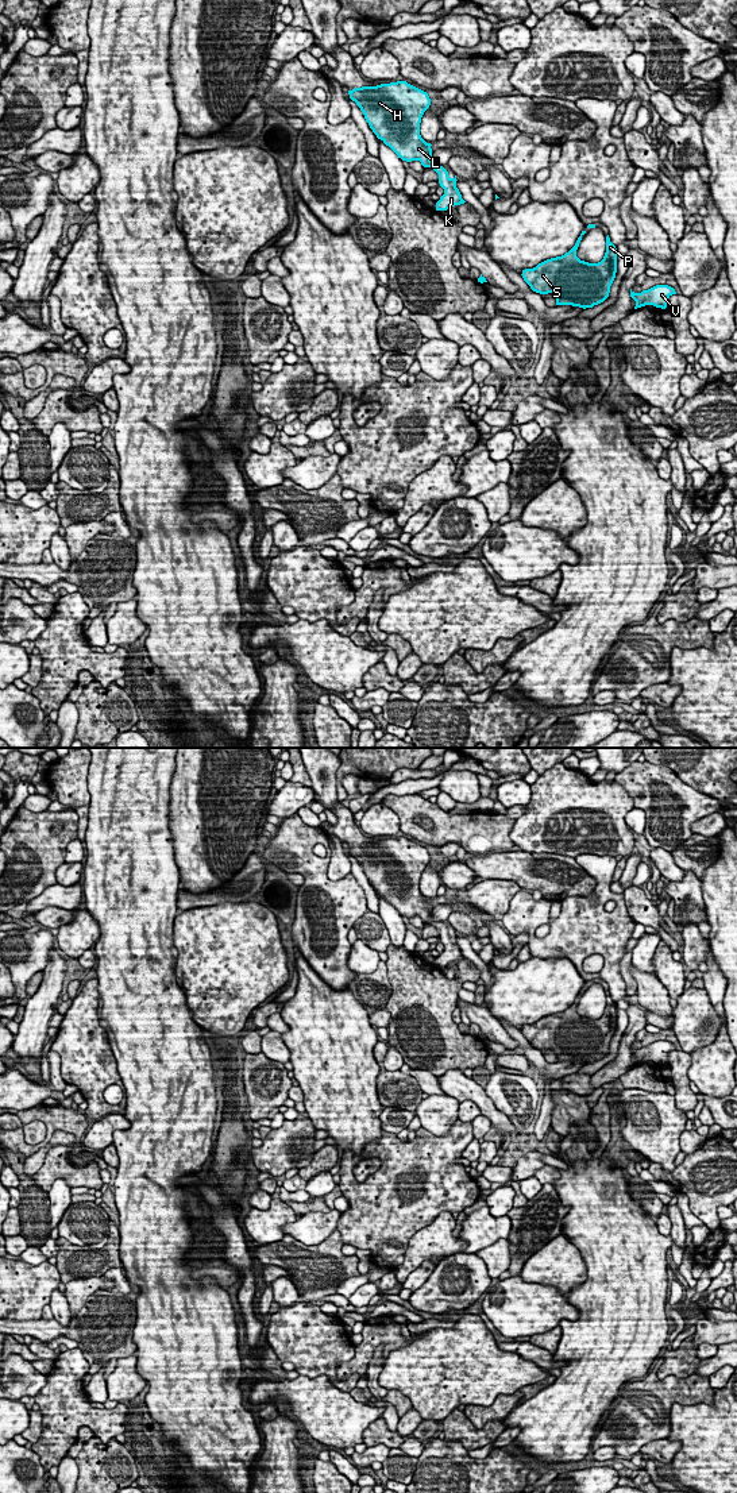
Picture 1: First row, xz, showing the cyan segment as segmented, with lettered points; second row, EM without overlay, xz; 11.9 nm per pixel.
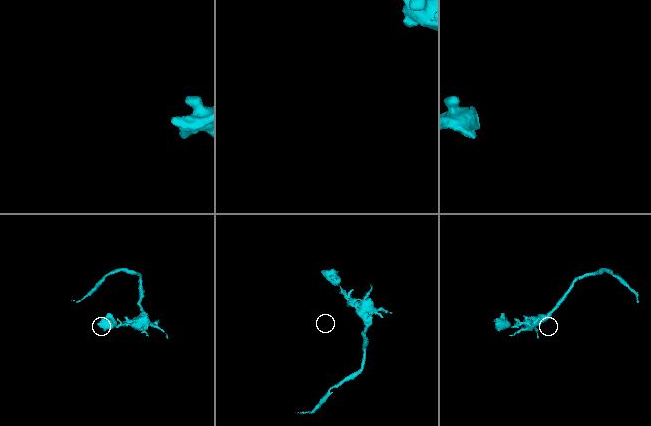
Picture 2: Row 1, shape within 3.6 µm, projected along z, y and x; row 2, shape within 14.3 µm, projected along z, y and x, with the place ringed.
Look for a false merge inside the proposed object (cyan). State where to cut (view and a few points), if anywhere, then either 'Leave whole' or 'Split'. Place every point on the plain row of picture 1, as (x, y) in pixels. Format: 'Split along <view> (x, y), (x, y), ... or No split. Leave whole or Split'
No split. Leave whole

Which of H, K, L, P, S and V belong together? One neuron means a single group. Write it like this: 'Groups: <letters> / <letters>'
Groups: H K L P S V

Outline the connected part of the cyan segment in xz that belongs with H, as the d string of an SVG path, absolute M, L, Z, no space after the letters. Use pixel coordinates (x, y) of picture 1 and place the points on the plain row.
M397 837L377 842L362 842L348 846L350 854L356 859L373 888L389 902L402 917L420 917L439 930L439 940L444 950L436 958L436 967L464 960L456 944L456 931L451 934L443 922L436 922L432 914L431 899L420 891L420 879L431 861L427 848Z

